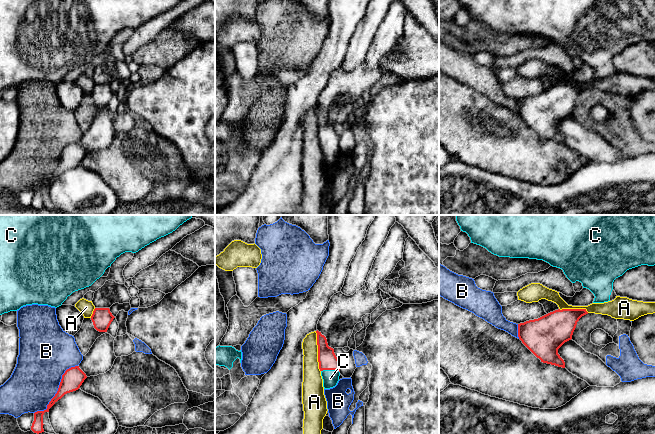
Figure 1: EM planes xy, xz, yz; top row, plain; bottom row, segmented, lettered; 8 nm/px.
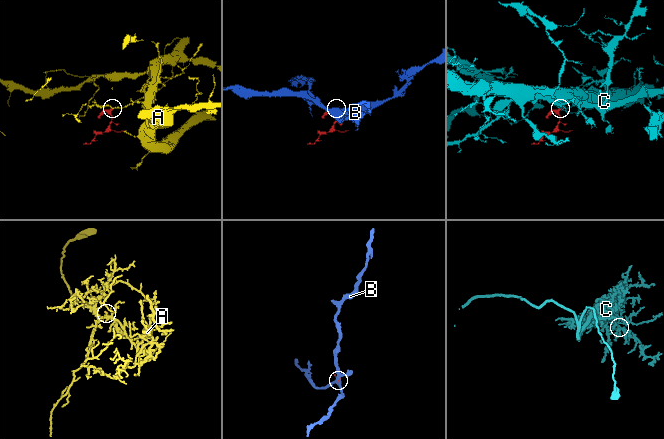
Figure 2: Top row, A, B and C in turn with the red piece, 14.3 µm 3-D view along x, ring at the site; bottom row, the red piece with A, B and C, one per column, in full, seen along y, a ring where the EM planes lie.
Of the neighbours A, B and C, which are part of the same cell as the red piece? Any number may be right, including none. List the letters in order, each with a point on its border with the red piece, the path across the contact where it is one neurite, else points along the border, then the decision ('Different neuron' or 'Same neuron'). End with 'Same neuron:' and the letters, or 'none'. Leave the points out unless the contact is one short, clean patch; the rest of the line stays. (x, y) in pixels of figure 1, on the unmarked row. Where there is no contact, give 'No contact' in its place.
A: Touches red at xz (318, 127). Different neuron
B: Touches red at xy (58, 166). Different neuron
C: Touches red at xz (330, 145). Path across: xz (327, 135), (330, 145), (330, 154). Same neuron
Same neuron: C

